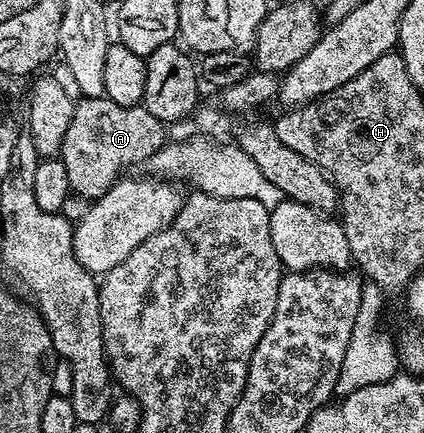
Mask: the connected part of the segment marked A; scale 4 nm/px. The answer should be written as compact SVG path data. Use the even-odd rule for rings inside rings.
M86 96L78 99L74 103L71 126L67 126L67 134L63 138L59 153L59 159L67 170L70 193L86 202L95 201L103 194L107 194L110 186L117 183L119 177L124 173L121 172L124 168L129 168L132 164L144 165L157 151L165 147L167 143L165 132L167 132L166 125L143 106L136 108L119 106L119 102L111 102L104 96L99 98Z

